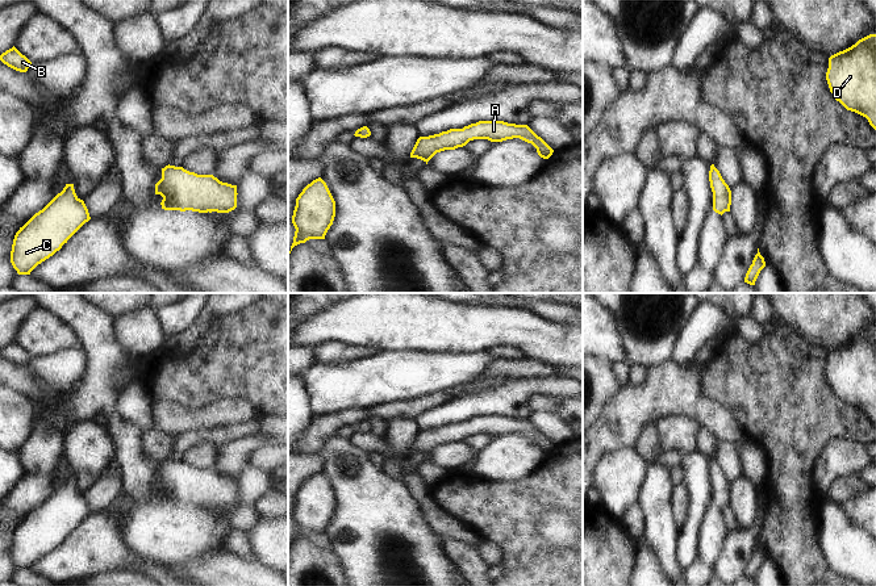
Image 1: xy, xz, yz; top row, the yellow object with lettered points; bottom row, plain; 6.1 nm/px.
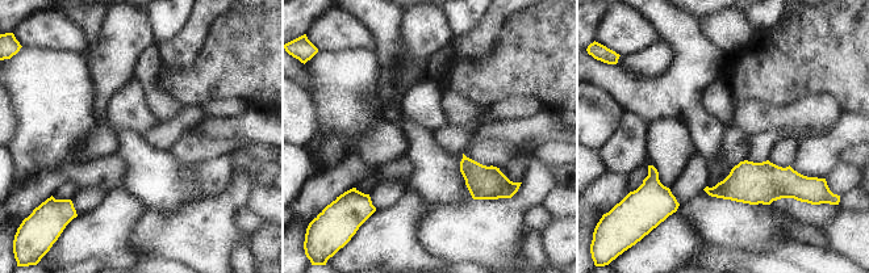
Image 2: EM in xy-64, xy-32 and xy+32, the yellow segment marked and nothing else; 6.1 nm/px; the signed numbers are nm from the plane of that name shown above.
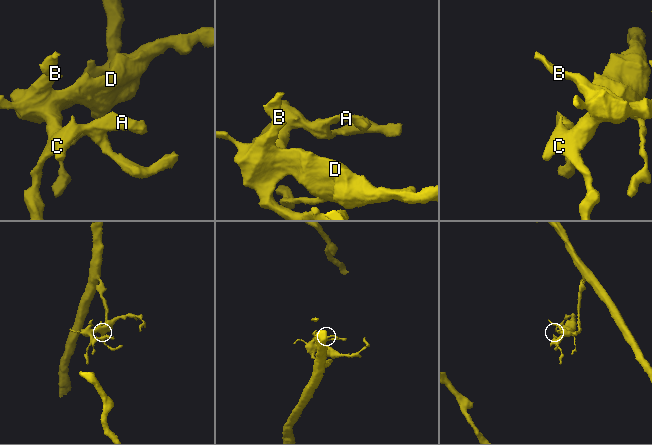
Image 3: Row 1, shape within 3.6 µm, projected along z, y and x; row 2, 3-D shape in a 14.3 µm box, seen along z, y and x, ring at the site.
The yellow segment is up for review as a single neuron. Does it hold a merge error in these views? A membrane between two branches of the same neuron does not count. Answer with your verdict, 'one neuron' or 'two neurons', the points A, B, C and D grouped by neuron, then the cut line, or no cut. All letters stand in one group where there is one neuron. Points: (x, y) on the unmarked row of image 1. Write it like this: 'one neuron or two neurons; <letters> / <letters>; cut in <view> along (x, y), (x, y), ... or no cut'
one neuron; A B C D; no cut

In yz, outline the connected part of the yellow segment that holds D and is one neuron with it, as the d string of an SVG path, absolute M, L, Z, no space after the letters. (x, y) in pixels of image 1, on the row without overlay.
M869 328L851 342L831 349L826 374L835 394L847 405L865 411L876 424L876 328Z

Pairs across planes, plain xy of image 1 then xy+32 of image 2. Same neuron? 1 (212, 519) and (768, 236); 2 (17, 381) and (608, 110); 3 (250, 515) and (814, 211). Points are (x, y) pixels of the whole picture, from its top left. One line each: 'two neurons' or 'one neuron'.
1: one neuron
2: two neurons
3: one neuron

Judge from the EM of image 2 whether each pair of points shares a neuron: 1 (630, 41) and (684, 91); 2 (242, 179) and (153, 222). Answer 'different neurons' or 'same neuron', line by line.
1: different neurons
2: same neuron

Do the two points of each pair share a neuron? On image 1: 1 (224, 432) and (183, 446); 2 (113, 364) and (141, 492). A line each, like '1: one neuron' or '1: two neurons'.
1: one neuron
2: one neuron

